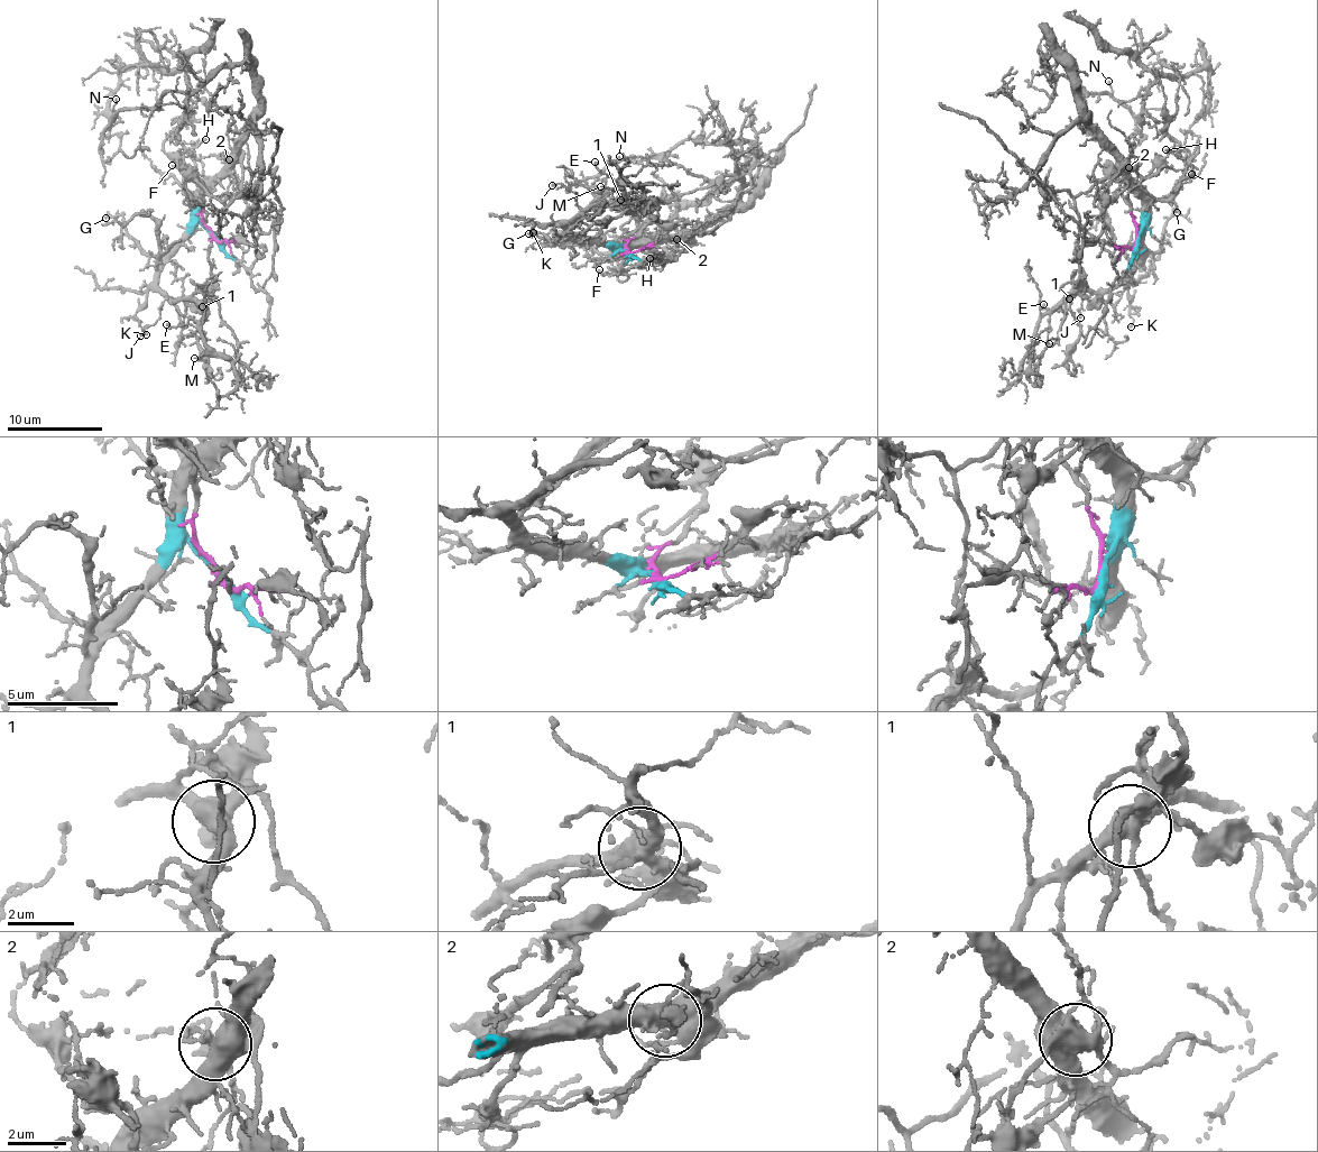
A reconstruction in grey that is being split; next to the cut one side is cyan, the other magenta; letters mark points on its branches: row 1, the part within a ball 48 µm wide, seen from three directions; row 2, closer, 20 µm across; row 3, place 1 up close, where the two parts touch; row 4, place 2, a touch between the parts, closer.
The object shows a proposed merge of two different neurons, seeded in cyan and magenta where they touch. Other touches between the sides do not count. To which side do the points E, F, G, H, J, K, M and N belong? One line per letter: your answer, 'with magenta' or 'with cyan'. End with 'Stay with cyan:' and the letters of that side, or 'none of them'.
E: with cyan
F: with magenta
G: with cyan
H: with magenta
J: with cyan
K: with cyan
M: with cyan
N: with cyan
Stay with cyan: E, G, J, K, M, N

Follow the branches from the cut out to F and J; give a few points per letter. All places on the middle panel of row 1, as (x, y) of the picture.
F: (629, 251), (627, 243), (647, 224), (645, 222), (609, 243), (619, 249), (616, 269), (598, 269)
J: (629, 251), (589, 242), (572, 232), (567, 226), (579, 213), (575, 192), (560, 184), (552, 185)

